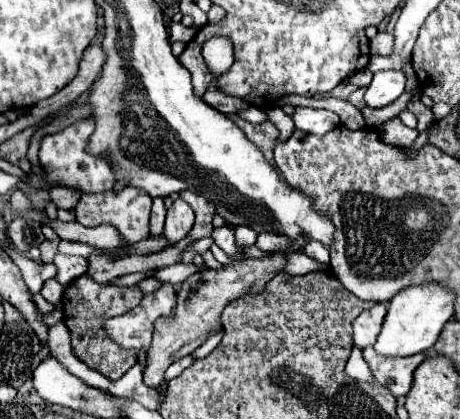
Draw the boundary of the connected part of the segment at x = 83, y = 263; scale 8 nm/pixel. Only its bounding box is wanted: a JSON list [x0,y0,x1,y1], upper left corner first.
[53,253,87,285]

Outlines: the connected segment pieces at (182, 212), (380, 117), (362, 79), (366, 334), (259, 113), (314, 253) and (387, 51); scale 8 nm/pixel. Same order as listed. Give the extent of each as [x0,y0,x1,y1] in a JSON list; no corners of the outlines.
[[163,198,195,242],[361,91,417,128],[349,68,373,88],[353,304,385,348],[237,106,268,124],[303,242,329,264],[371,32,395,56]]

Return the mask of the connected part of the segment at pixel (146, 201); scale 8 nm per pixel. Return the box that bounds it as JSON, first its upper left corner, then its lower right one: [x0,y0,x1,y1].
[74,186,152,244]

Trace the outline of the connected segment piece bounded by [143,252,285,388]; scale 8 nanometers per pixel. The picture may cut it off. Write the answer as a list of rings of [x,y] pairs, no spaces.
[[[275,252],[269,258],[247,258],[243,262],[225,266],[221,270],[201,270],[189,276],[179,292],[177,292],[177,306],[171,316],[161,316],[155,320],[155,334],[153,344],[147,352],[147,370],[143,380],[147,386],[157,388],[163,380],[163,372],[175,360],[189,356],[195,348],[199,348],[209,336],[221,330],[221,312],[223,308],[241,298],[243,294],[259,294],[265,290],[265,284],[281,272],[285,264],[285,254]]]

